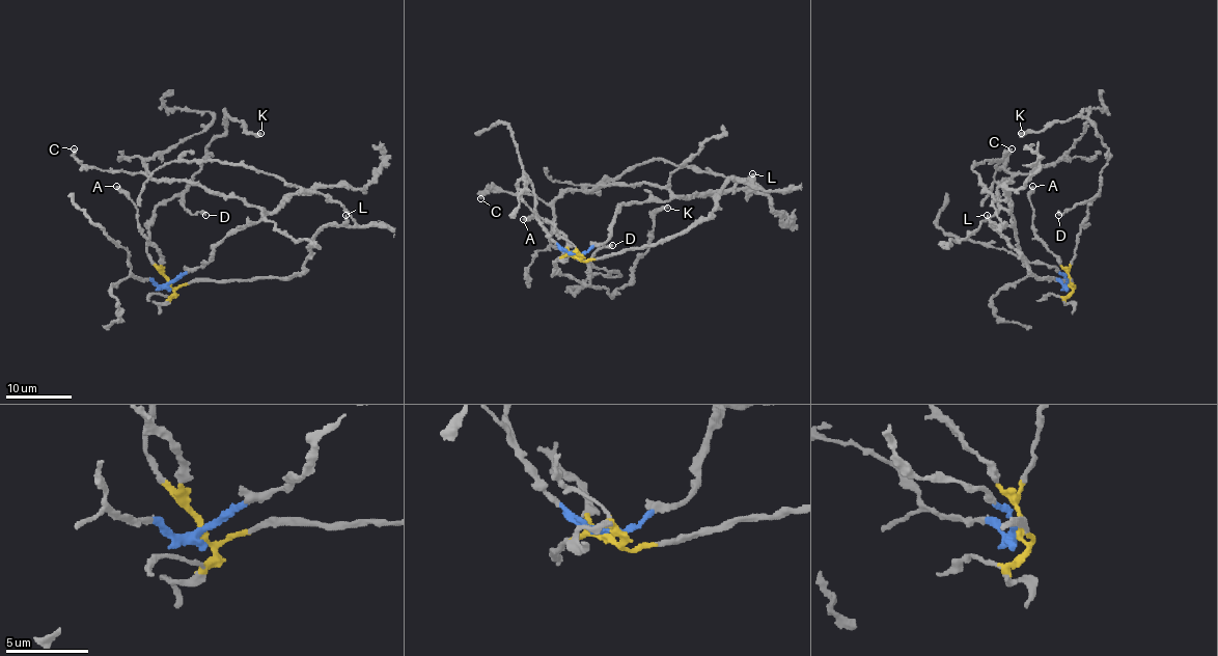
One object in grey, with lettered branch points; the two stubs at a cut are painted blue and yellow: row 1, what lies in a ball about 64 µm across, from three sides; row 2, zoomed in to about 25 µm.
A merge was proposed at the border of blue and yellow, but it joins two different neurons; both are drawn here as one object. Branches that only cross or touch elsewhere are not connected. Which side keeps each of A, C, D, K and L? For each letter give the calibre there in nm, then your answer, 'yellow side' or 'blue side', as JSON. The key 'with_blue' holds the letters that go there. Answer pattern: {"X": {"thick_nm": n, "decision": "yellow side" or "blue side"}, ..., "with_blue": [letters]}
{"A": {"thick_nm": 420, "decision": "yellow side"}, "C": {"thick_nm": 440, "decision": "blue side"}, "D": {"thick_nm": 360, "decision": "yellow side"}, "K": {"thick_nm": 360, "decision": "yellow side"}, "L": {"thick_nm": 240, "decision": "yellow side"}, "with_blue": ["C"]}

